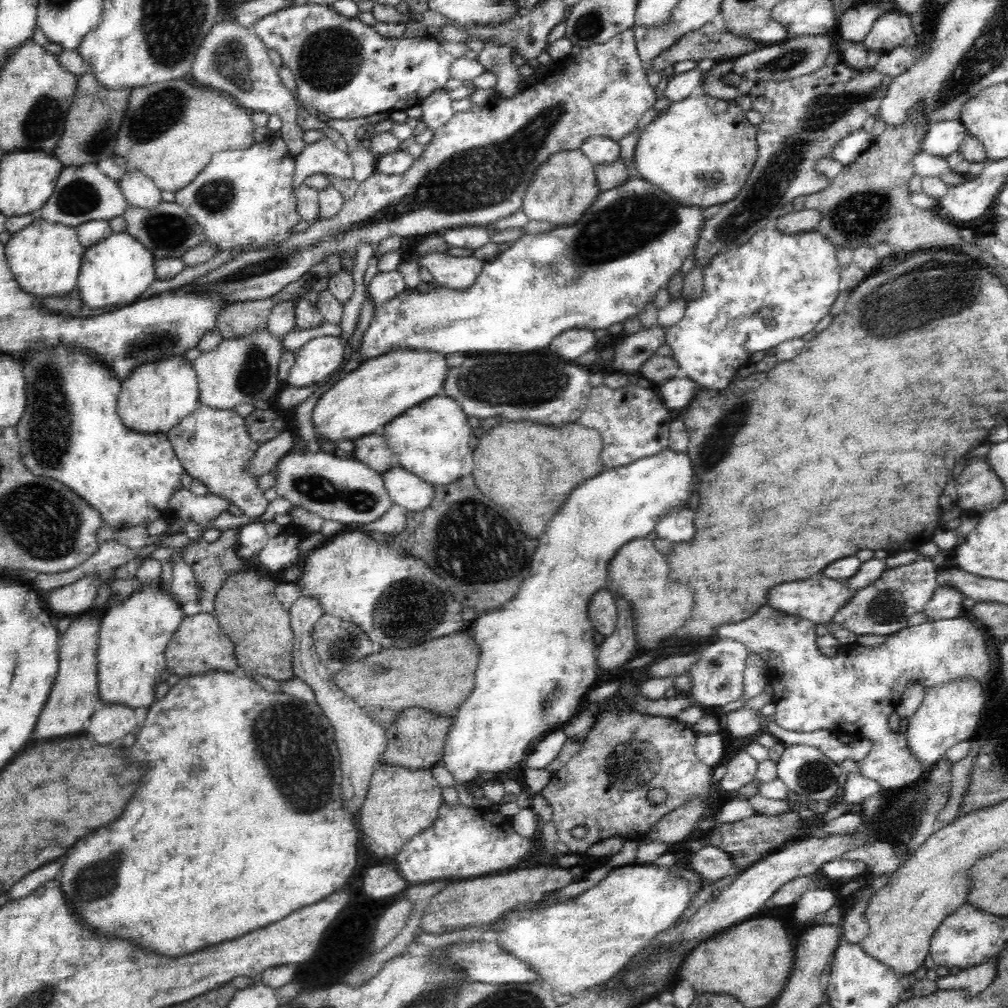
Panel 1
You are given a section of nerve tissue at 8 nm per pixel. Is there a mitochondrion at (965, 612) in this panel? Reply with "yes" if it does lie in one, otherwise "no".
no

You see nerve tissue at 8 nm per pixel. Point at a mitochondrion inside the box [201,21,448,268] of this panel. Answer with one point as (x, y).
(330, 60)

